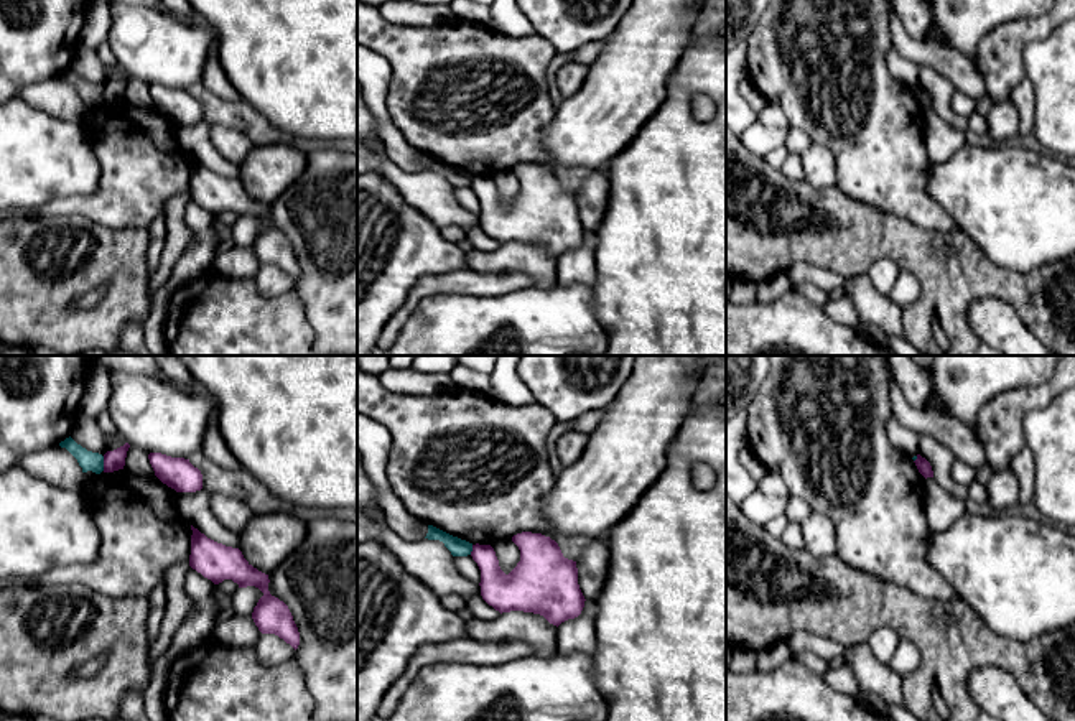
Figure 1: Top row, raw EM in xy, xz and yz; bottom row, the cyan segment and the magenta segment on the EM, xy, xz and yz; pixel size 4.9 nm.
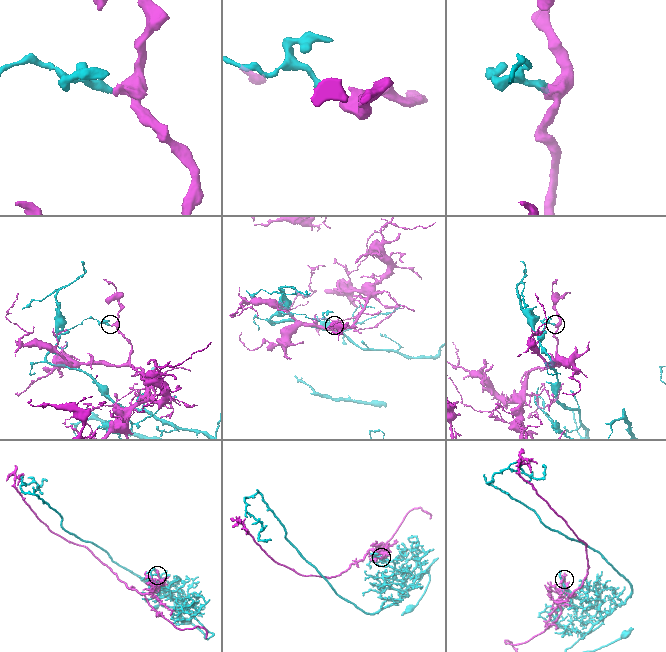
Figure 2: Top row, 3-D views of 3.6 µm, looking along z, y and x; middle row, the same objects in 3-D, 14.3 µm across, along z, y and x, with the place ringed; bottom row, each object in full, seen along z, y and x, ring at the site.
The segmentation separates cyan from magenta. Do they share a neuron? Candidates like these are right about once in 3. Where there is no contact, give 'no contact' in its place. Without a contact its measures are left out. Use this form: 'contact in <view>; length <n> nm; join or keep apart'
contact in xy; length 70 nm; keep apart

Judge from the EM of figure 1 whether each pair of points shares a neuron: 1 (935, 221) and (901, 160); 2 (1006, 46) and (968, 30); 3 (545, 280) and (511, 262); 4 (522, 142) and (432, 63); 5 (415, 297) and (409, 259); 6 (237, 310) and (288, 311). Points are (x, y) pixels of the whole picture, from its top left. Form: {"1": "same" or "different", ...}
{"1": "same", "2": "different", "3": "same", "4": "same", "5": "different", "6": "same"}

